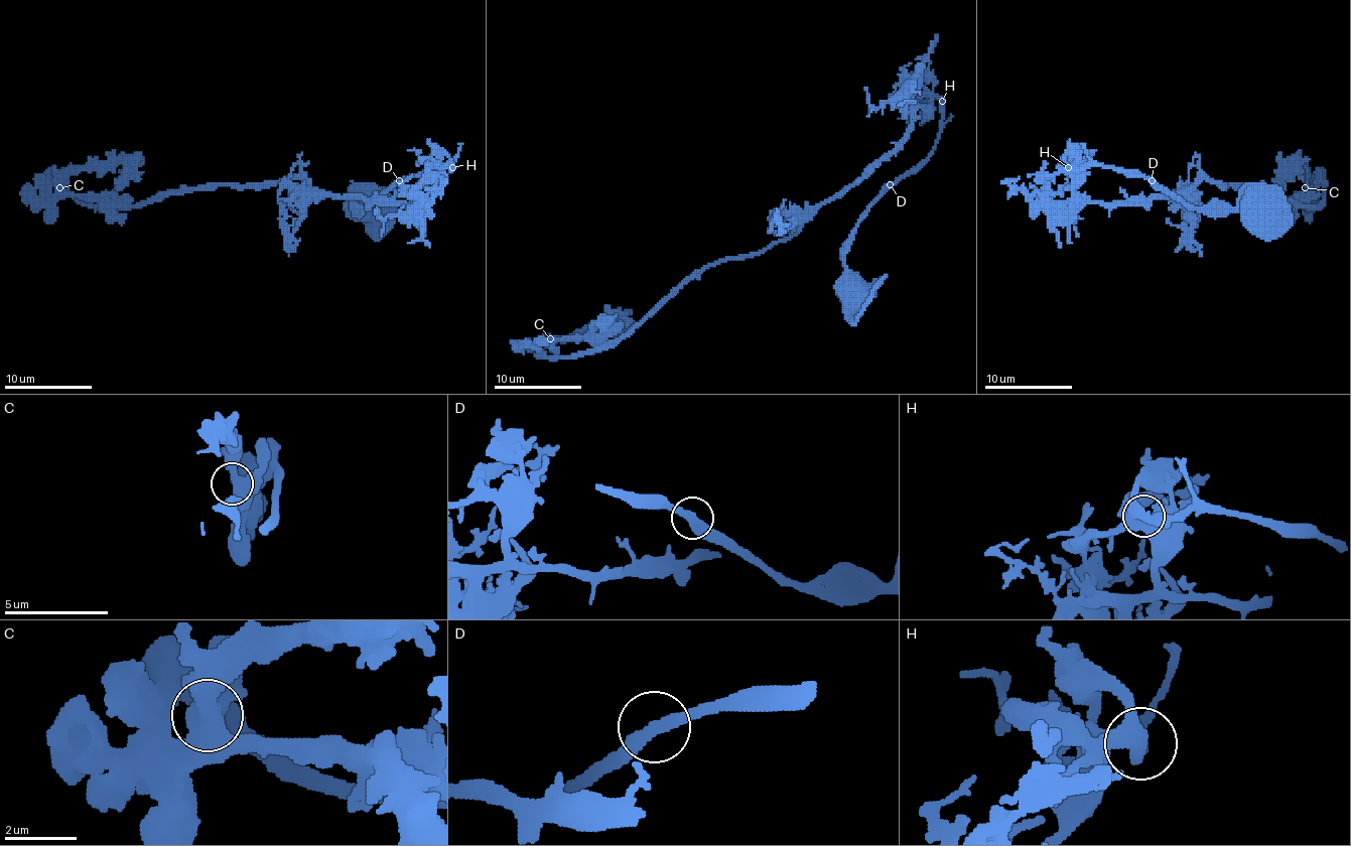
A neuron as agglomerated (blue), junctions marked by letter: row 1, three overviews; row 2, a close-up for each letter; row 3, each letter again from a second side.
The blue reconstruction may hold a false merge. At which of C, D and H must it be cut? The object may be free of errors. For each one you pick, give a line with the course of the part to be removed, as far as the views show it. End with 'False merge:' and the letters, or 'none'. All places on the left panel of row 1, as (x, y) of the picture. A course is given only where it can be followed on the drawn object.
False merge: none

